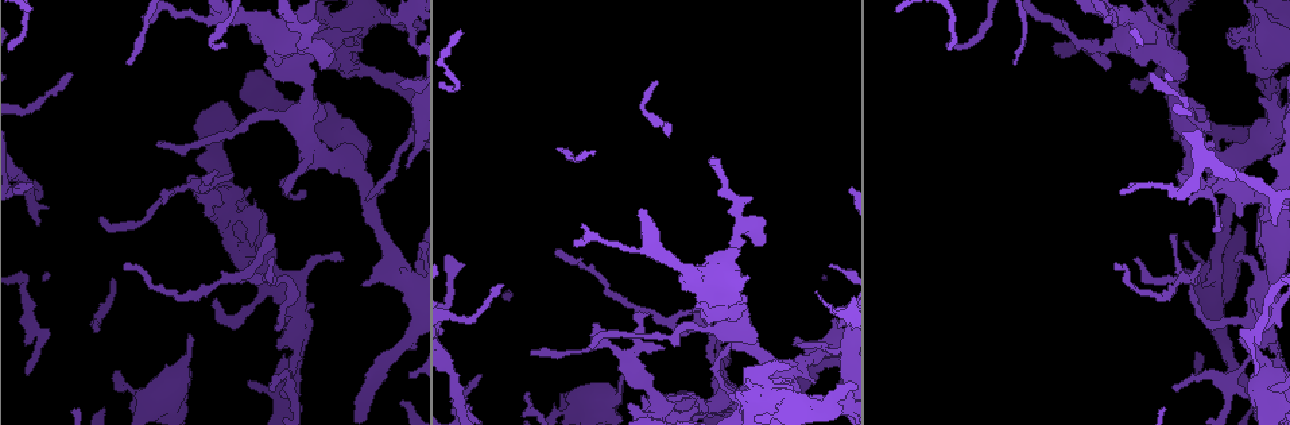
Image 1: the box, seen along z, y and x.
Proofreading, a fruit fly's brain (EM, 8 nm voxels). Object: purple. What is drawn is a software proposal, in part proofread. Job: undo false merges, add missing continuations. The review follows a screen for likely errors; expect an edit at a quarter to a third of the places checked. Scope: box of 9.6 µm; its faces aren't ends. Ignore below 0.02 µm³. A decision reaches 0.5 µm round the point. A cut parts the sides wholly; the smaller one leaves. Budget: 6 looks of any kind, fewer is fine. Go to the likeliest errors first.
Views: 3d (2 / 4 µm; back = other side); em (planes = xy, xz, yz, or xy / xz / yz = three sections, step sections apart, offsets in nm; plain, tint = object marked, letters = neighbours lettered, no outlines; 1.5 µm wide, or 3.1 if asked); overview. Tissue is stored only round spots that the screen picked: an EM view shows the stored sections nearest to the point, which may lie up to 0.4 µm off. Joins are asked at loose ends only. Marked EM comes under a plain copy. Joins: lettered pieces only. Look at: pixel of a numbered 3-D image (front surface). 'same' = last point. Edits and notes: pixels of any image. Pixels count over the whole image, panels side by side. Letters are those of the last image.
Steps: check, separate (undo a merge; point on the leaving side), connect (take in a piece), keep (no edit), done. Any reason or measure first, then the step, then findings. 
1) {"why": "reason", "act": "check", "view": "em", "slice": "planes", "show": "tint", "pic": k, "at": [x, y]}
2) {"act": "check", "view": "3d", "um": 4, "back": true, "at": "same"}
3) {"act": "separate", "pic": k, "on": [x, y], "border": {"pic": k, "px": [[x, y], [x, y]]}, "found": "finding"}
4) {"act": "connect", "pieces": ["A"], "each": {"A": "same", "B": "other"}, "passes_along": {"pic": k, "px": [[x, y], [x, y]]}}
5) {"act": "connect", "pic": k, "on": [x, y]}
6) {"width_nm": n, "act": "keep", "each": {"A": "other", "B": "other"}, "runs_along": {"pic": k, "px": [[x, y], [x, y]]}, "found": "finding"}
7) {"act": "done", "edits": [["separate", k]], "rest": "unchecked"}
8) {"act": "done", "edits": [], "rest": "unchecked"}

{"why": "free end", "act": "check", "view": "3d", "um": 2, "pic": 1, "at": [1212, 176]}

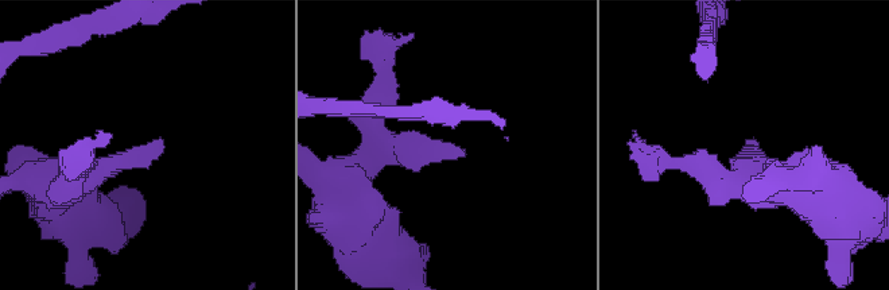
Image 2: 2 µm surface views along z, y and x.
{"act": "check", "view": "em", "slice": "planes", "show": "letters", "pic": 2, "at": [163, 146]}

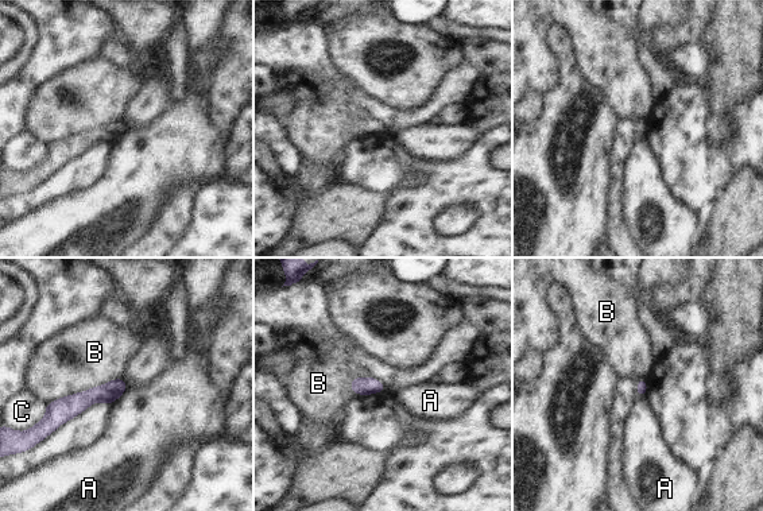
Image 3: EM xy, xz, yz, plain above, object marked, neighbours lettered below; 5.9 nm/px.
{"act": "keep", "each": {"A": "other", "B": "other", "C": "other"}, "runs_along": {"pic": 3, "px": [[121, 383], [49, 415]]}, "found": "none of them fits"}

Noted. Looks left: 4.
{"act": "check", "view": "em", "slice": "xz", "step": 4, "show": "tint", "pic": 1, "at": [405, 267]}

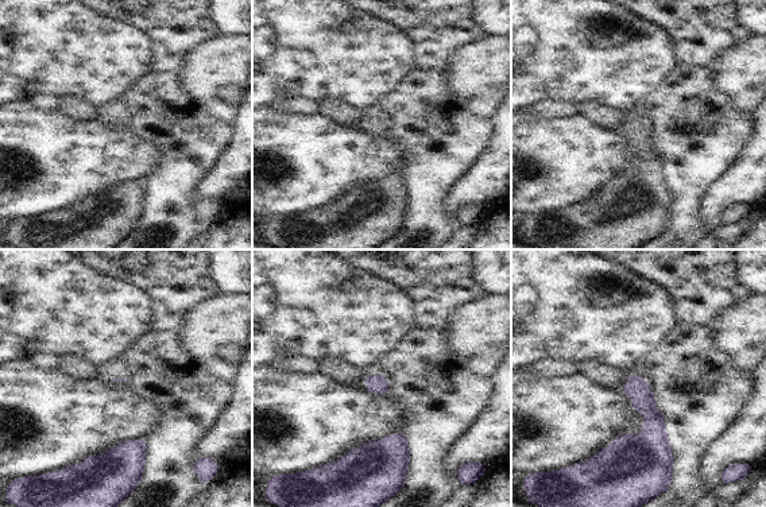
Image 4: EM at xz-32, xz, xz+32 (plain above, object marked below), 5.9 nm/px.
{"act": "check", "view": "em", "slice": "planes", "show": "letters", "at": "same"}

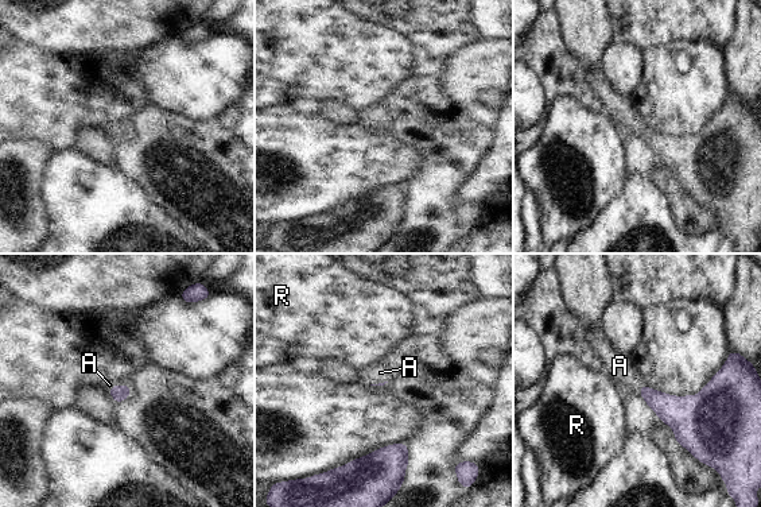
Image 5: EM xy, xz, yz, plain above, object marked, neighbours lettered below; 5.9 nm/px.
{"act": "connect", "pieces": ["A"], "each": {"A": "same", "R": "other"}, "passes_along": {"pic": 5, "px": [[672, 410], [641, 386], [620, 366]]}, "found": "the neuron continues"}

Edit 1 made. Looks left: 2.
{"act": "done", "edits": [["connect", 5]], "rest": "unchecked"}

